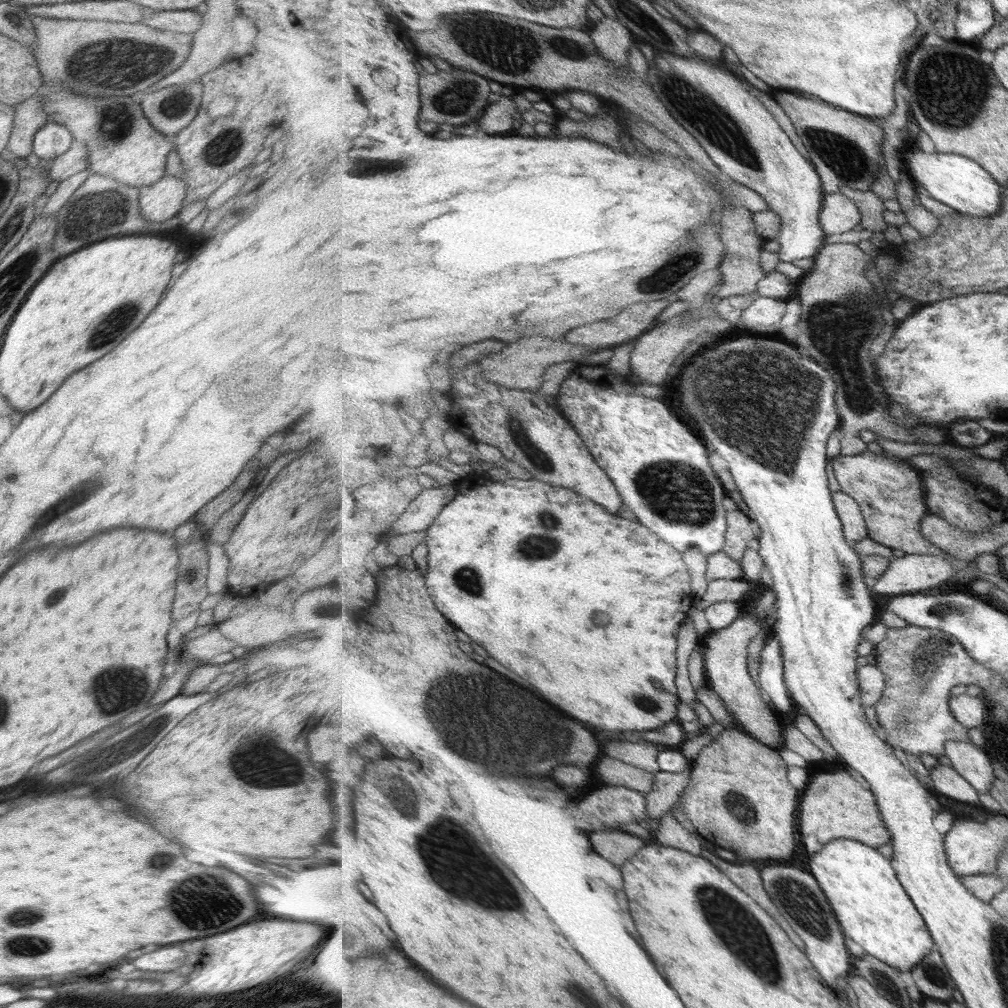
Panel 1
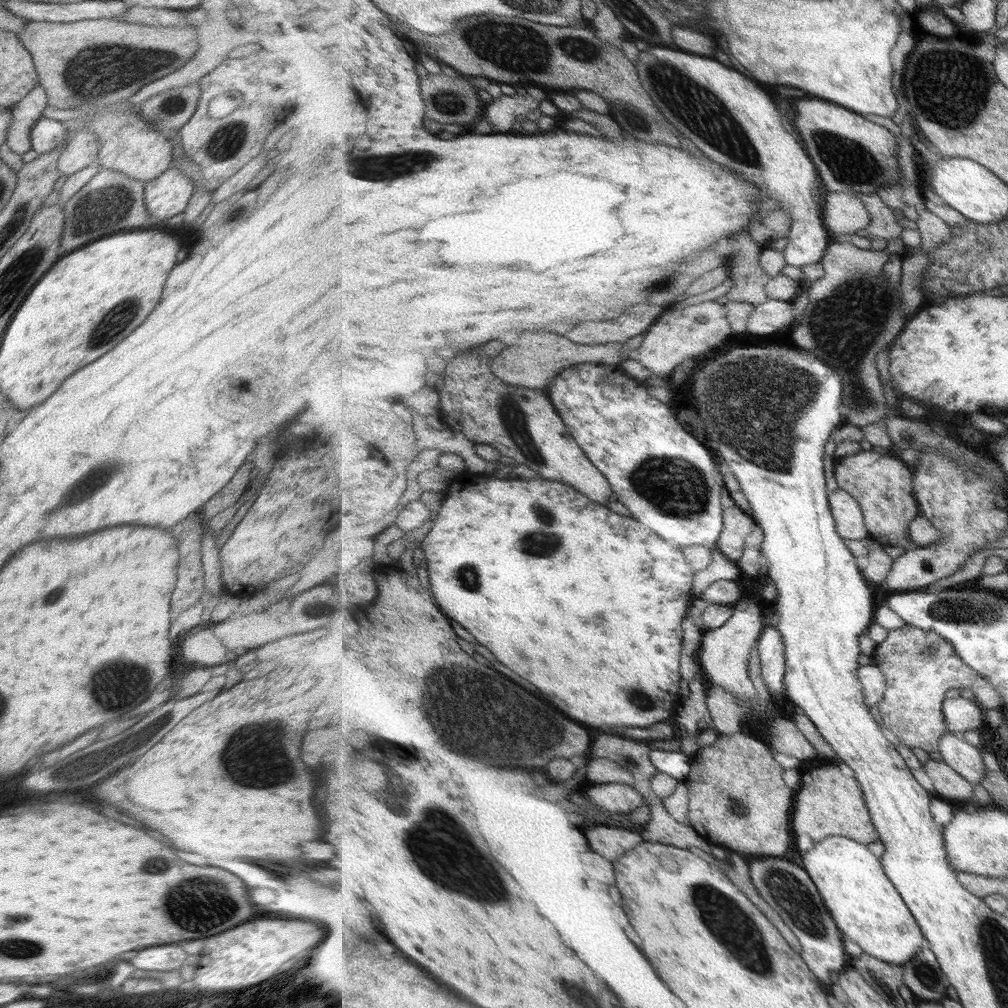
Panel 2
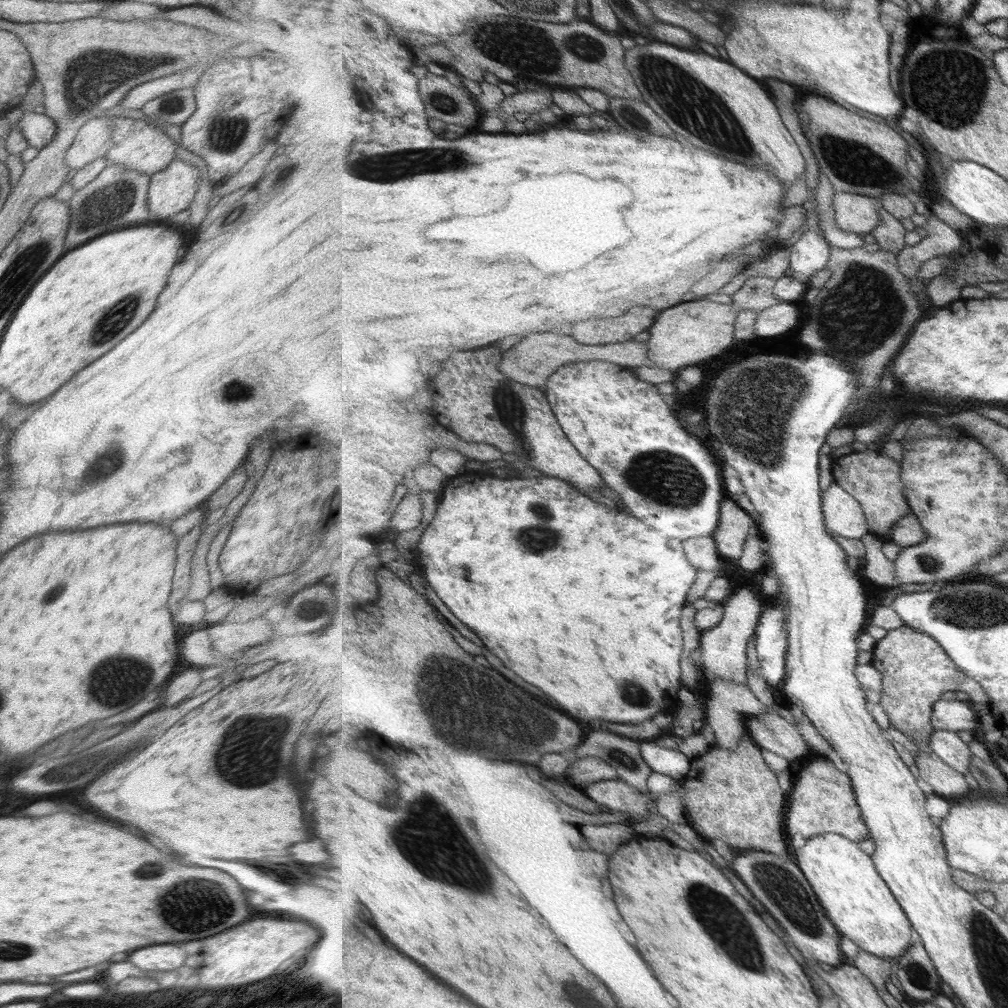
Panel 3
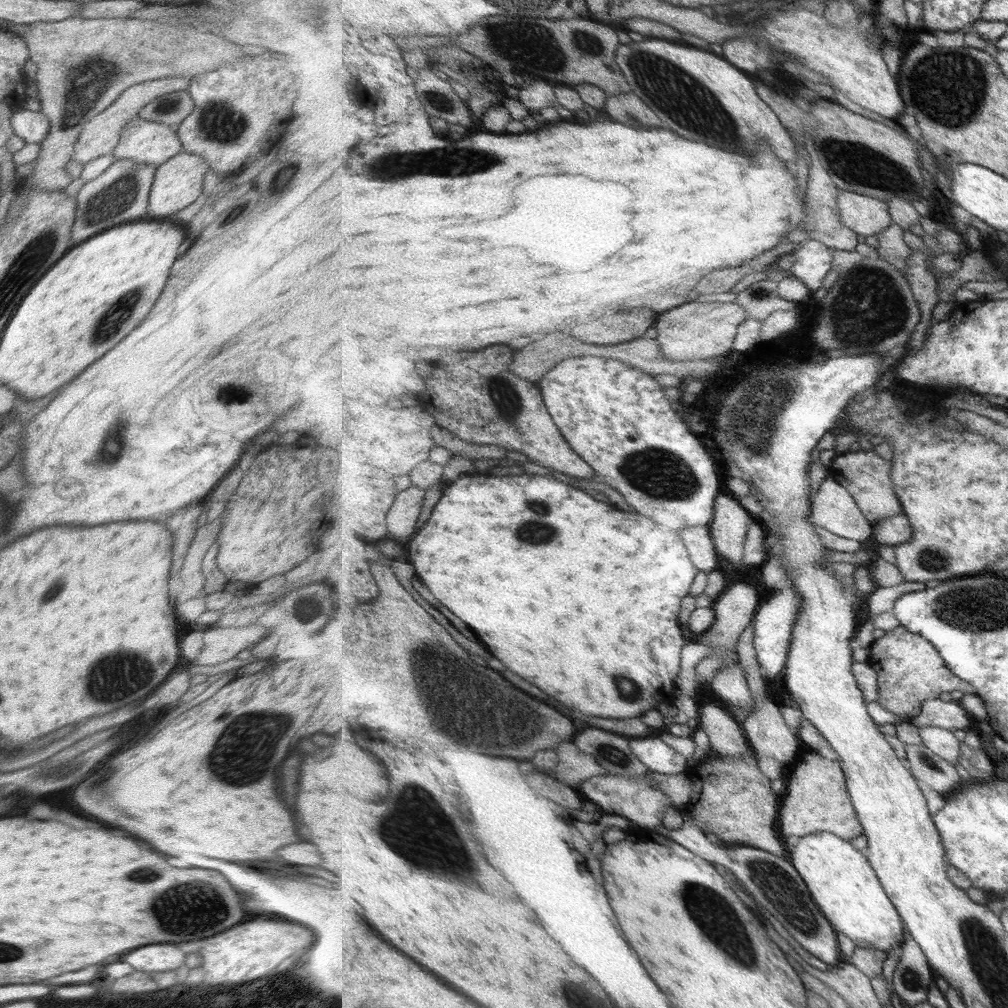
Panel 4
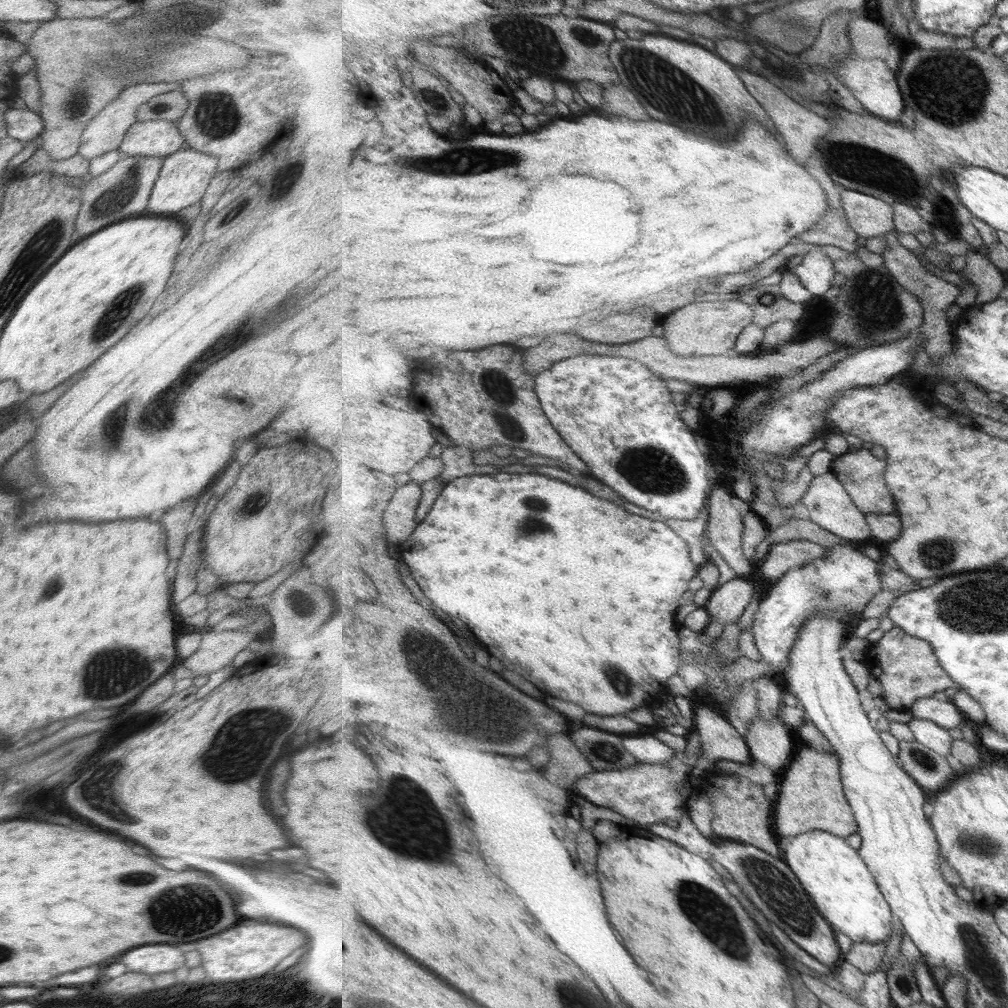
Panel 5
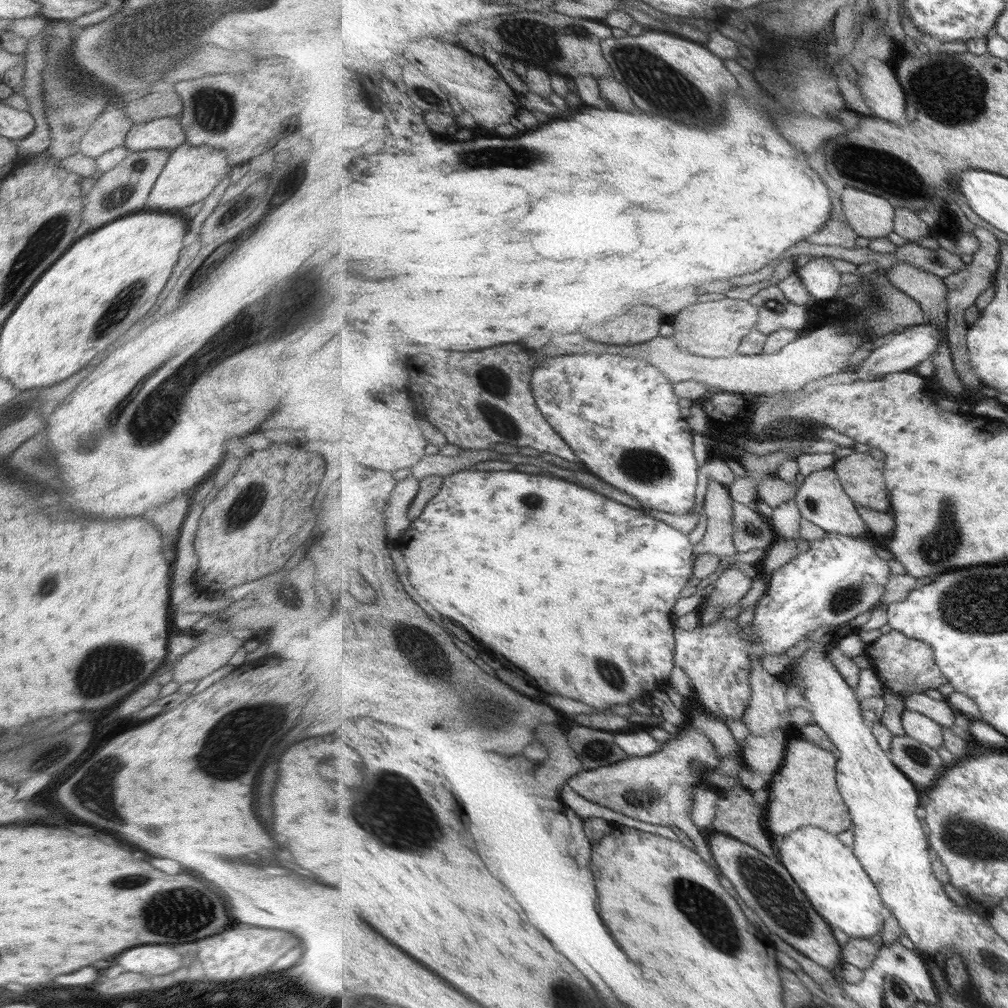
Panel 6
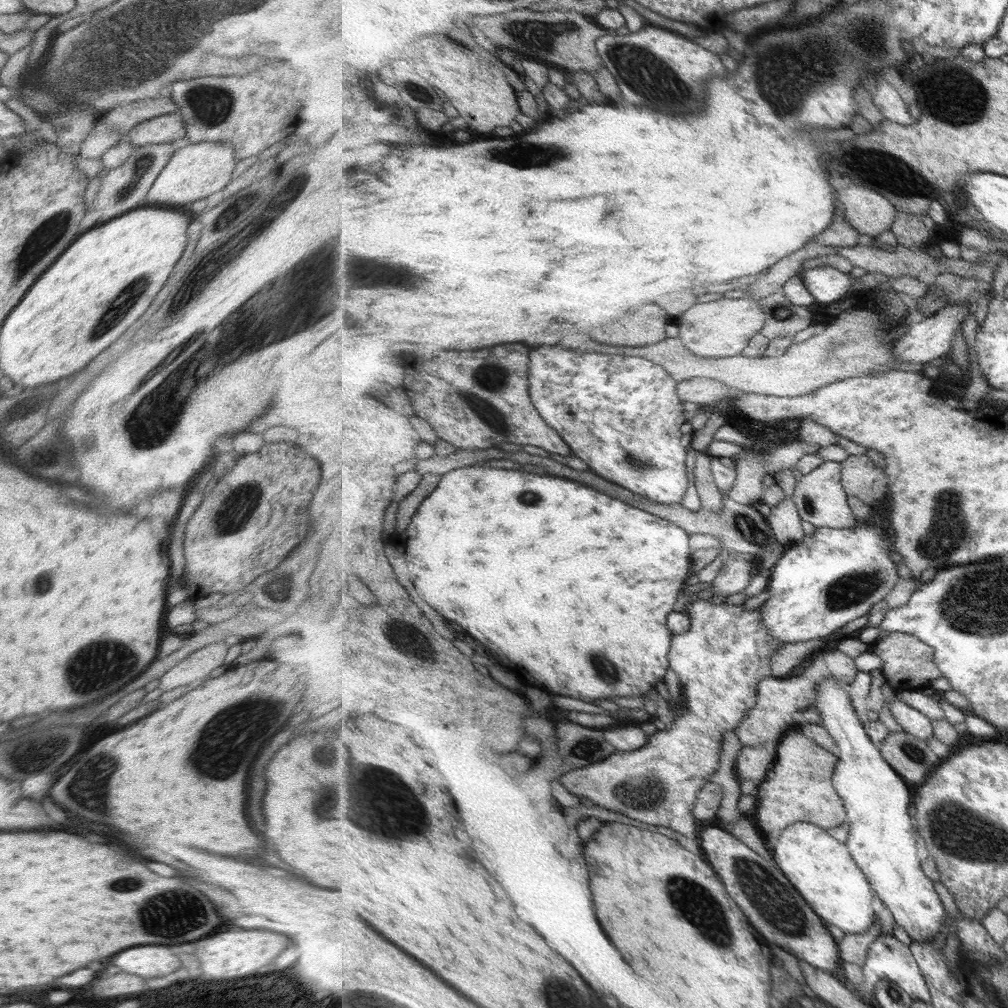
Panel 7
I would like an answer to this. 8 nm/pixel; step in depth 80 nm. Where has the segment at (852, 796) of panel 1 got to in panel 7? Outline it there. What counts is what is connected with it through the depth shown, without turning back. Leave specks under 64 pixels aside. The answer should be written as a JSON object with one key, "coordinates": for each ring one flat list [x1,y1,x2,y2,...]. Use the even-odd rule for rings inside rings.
{"coordinates":[[789,731,779,741,776,762,765,782,760,784,757,809,753,812,756,824,770,846,775,846,781,832,796,822,810,822,829,831,848,820,844,798,841,798,834,786,834,774,839,758,829,752,829,749,817,745,815,740,808,738,802,731]]}

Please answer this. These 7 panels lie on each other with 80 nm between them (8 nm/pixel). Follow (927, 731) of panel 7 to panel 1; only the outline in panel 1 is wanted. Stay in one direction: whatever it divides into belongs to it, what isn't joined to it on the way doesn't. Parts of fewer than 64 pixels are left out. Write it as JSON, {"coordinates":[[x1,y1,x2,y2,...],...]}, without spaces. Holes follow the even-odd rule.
{"coordinates":[[949,742,946,746,946,757,952,767,964,776,978,792,990,794,992,782,995,780,993,766,989,755,981,747,973,746,969,742]]}

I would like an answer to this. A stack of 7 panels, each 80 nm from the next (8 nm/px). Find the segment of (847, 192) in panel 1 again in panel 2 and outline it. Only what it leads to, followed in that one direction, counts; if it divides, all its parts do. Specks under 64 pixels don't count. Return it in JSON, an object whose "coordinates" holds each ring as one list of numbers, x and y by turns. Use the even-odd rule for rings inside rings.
{"coordinates":[[861,194,857,198,865,202,865,208,871,214,871,225,866,229,869,236,879,237,884,241,902,239,903,226,899,224,893,209,883,202,879,194]]}

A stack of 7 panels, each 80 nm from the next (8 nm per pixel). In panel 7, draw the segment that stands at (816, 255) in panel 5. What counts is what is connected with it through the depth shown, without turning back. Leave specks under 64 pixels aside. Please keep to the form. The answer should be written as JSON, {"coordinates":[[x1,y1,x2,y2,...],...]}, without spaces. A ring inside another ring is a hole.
{"coordinates":[[825,266,805,270,801,277,811,294,823,304,833,304,853,295,851,278,835,268]]}

